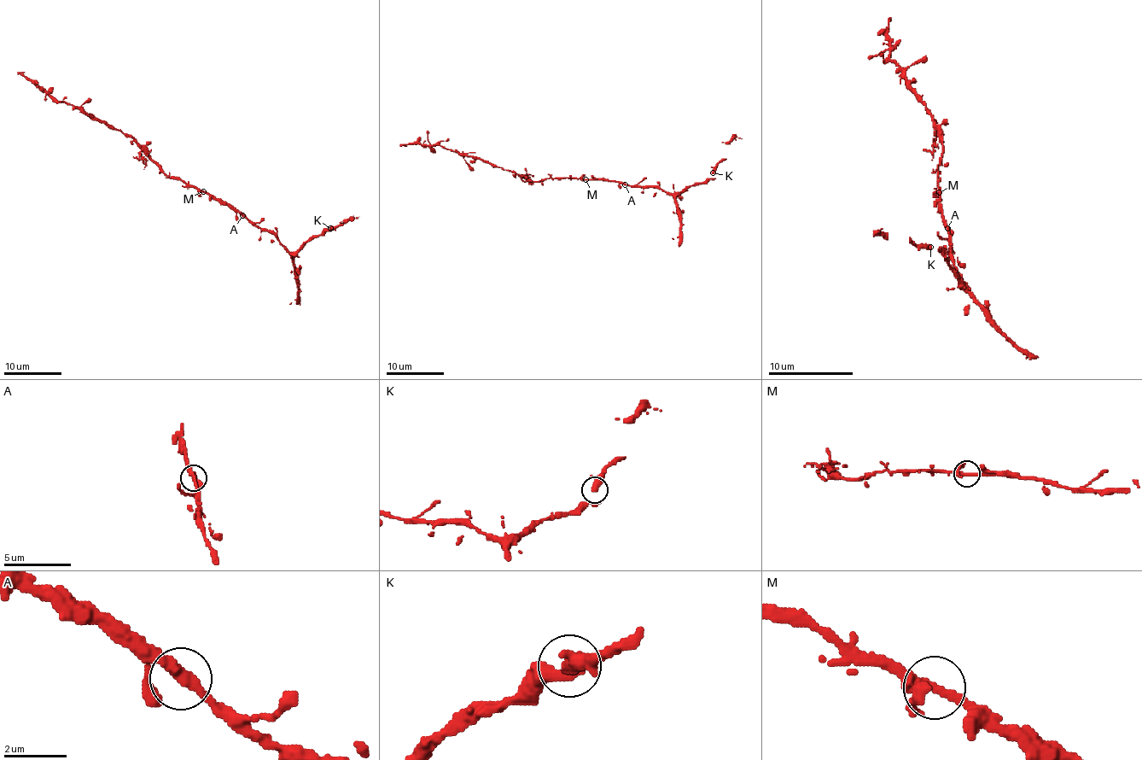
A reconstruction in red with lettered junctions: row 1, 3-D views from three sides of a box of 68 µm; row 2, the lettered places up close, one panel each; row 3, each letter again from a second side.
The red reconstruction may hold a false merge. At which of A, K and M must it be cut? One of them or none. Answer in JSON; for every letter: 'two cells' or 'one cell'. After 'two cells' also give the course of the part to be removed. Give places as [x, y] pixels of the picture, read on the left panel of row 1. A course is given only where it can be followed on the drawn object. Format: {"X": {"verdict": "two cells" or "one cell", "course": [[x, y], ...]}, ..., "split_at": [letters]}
{"A": {"verdict": "one cell"}, "K": {"verdict": "one cell"}, "M": {"verdict": "one cell"}, "split_at": []}

